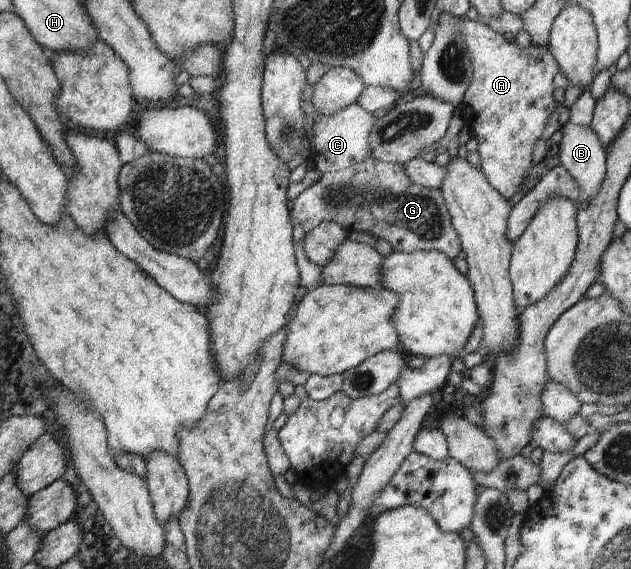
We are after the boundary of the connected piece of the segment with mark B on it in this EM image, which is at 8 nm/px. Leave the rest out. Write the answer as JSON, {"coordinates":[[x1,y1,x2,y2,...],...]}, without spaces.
{"coordinates":[[565,123,561,129,563,137,558,145,561,166,579,184,578,205,593,199,607,173,607,153,597,133,589,127]]}

